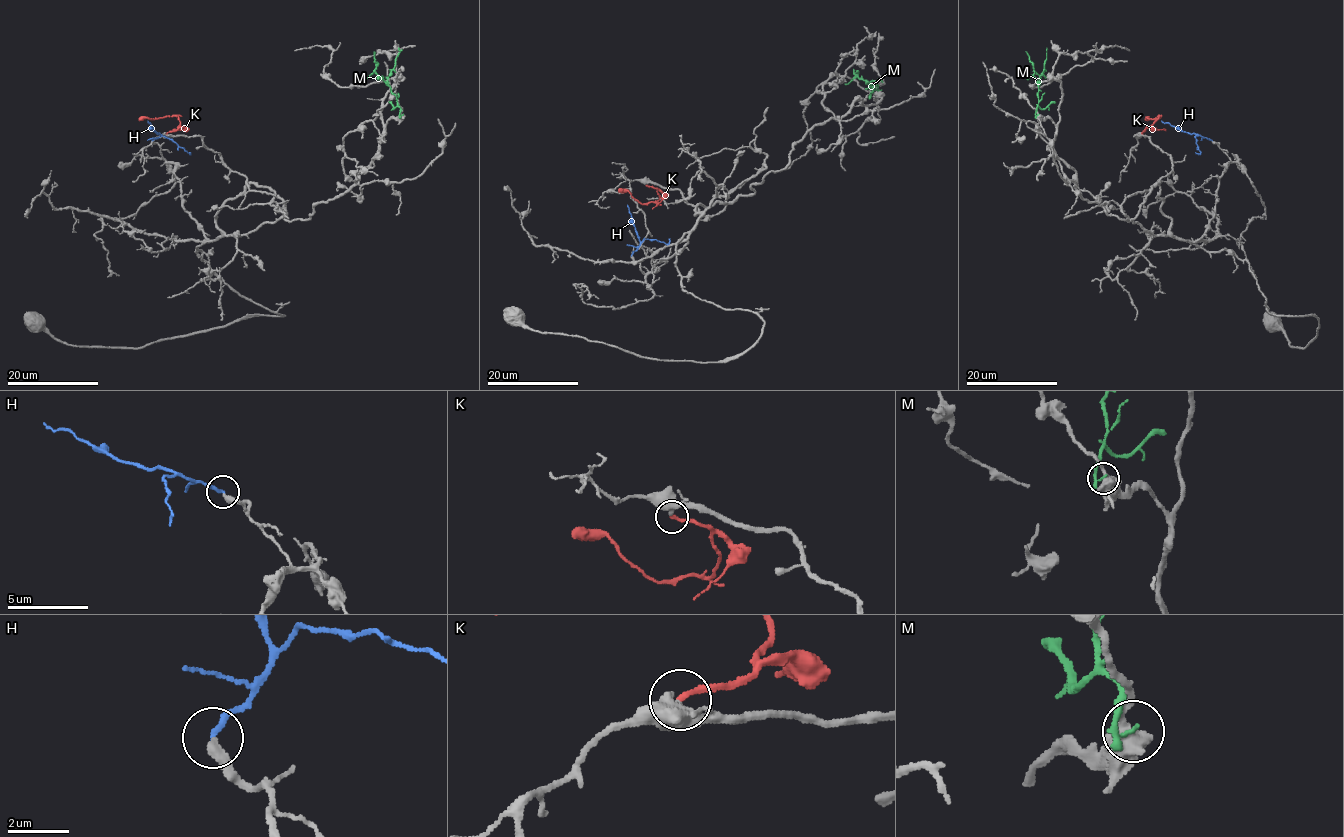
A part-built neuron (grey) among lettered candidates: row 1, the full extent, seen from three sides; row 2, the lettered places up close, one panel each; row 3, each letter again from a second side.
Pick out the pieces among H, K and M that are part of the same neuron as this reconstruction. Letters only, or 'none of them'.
K

